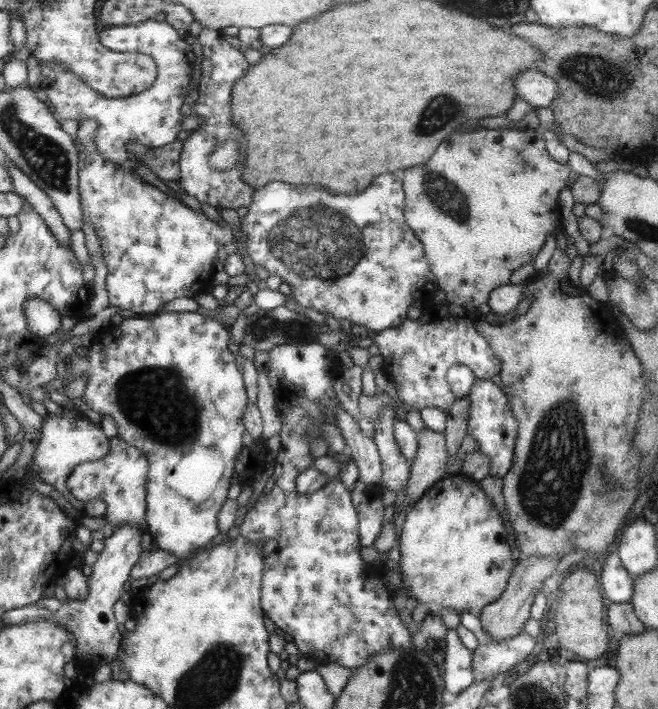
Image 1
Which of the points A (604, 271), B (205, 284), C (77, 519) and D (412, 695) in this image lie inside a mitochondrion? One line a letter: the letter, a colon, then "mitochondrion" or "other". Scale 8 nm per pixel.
A: other
B: other
C: other
D: mitochondrion

